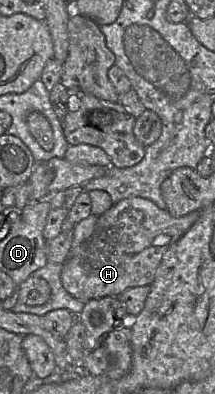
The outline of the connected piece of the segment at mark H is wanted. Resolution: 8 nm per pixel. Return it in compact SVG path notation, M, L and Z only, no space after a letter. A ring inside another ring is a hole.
M131 197L113 204L97 217L91 237L63 263L61 282L76 299L86 302L105 296L118 297L125 290L150 286L163 254L198 220L199 211L176 218L149 199Z

